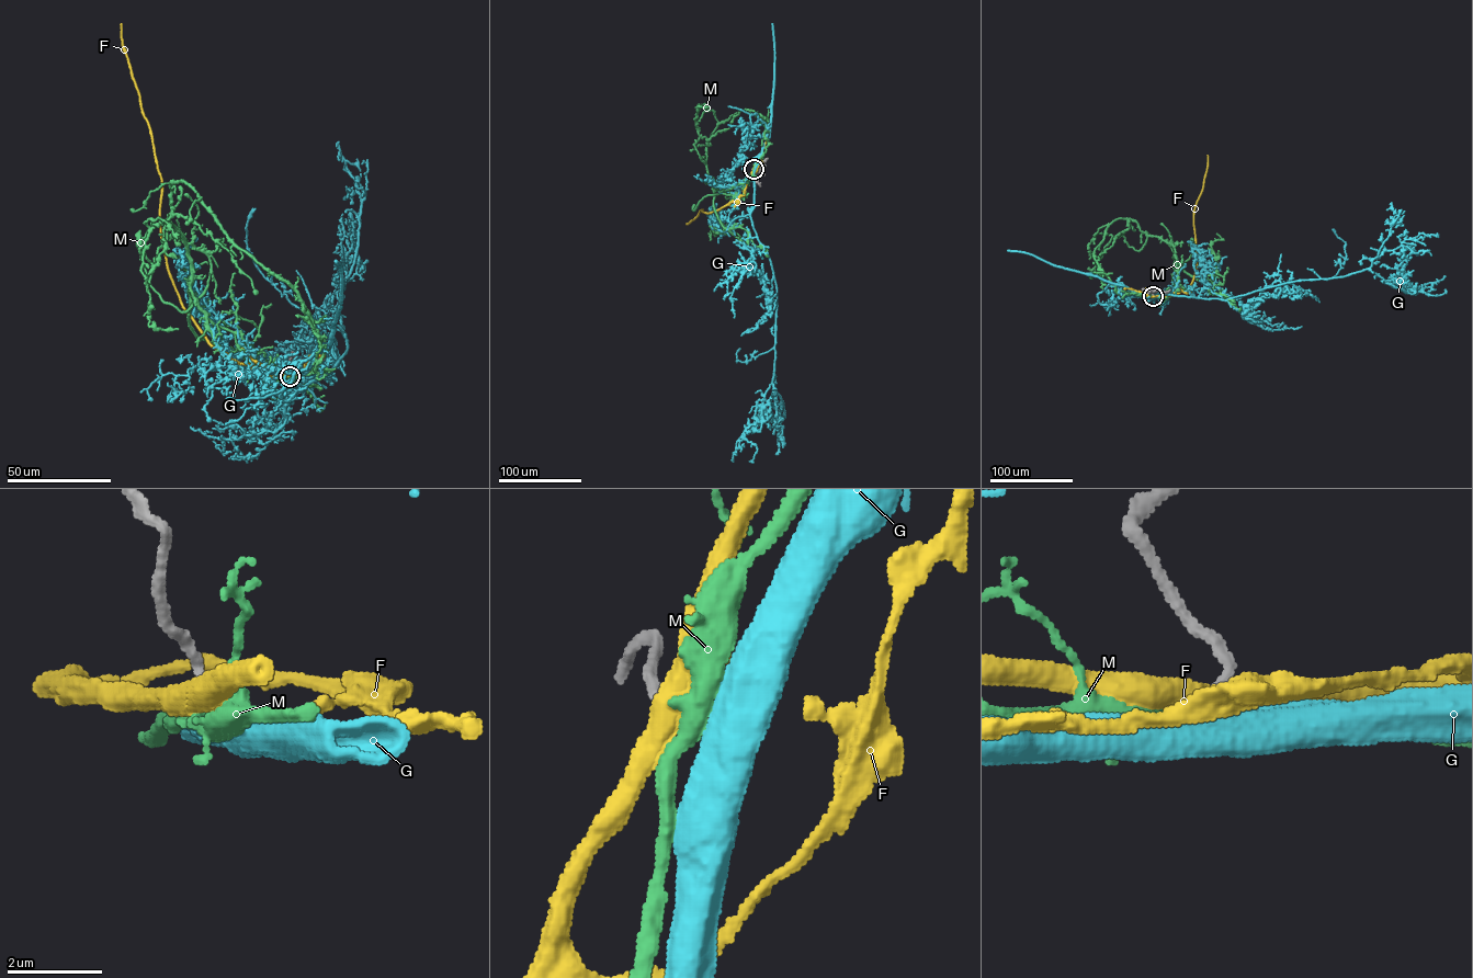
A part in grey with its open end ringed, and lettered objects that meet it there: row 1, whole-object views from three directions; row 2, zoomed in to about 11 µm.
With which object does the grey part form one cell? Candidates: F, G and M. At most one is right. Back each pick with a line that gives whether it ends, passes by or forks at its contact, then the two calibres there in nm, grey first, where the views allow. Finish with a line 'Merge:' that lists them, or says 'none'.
G: it ends; calibres 190 and 600 nm
Merge: G

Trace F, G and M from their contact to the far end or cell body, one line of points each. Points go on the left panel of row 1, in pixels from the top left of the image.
F: (289, 376), (271, 376), (256, 361), (231, 361), (208, 342), (182, 305), (161, 237), (161, 179), (121, 24)
G: (290, 376), (305, 386), (346, 353), (336, 309), (305, 365), (263, 361), (298, 374), (279, 359)
M: (290, 376), (248, 377), (222, 354), (191, 290), (188, 245), (203, 251), (207, 287), (180, 311), (140, 241)

